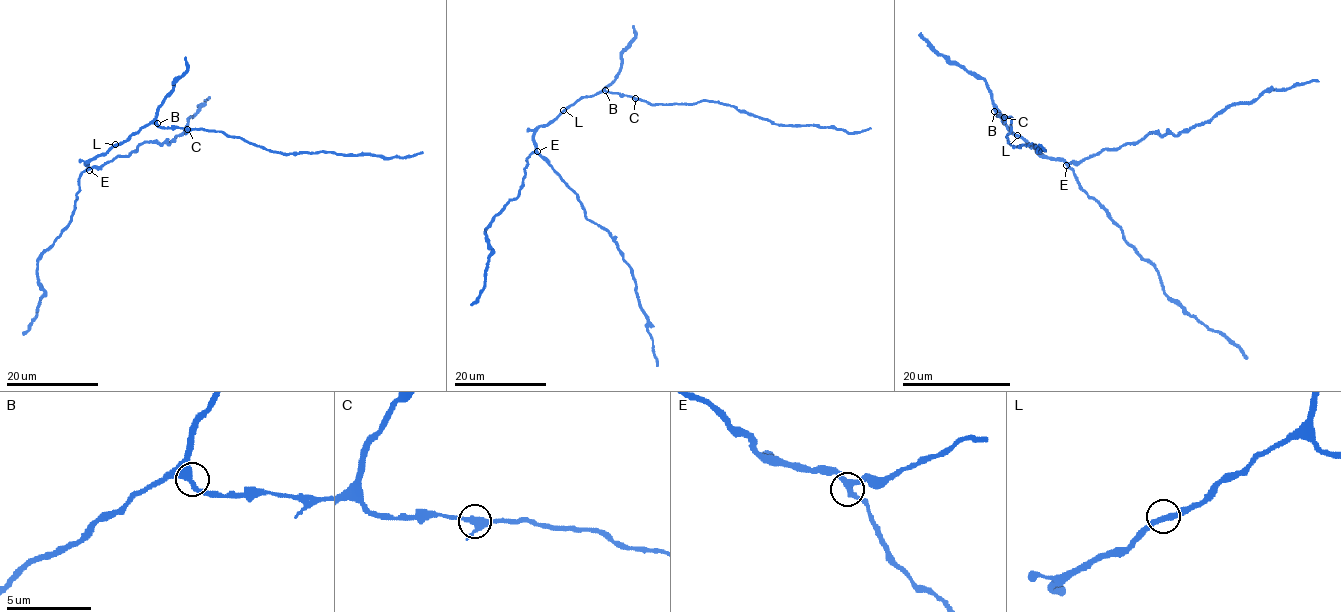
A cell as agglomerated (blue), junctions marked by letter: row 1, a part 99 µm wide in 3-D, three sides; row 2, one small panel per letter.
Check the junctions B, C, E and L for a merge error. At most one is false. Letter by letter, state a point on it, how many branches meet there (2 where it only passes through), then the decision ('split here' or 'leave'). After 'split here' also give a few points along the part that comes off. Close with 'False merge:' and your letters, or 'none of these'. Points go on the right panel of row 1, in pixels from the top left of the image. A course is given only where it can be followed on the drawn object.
B: place (994, 111); branches 3; leave
C: place (1004, 117); branches 3; leave
E: place (1066, 165); branches 3; leave
L: place (1017, 135); branches 2; leave
False merge: none of these

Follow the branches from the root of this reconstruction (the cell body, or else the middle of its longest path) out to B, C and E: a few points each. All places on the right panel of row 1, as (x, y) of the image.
B: (1019, 137), (994, 111)
C: (1019, 137), (996, 111), (1004, 118)
E: (1019, 137), (1041, 156), (1062, 160), (1066, 165)

